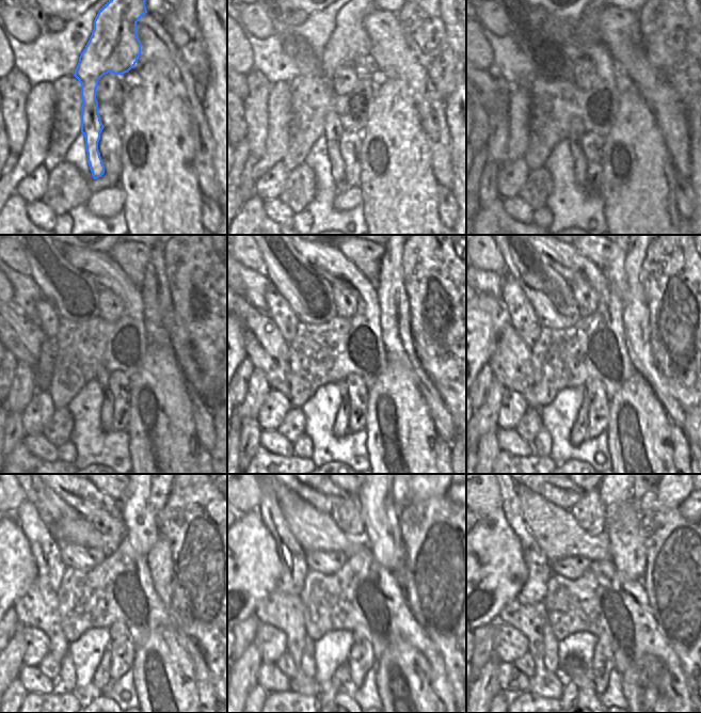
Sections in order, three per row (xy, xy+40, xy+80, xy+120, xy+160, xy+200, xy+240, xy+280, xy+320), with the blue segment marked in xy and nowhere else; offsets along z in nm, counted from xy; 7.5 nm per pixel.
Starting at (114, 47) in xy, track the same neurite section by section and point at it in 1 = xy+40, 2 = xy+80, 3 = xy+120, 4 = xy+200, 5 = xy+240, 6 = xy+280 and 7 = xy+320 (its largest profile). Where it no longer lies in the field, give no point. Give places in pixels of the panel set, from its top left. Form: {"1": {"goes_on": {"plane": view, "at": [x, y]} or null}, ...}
{"1": {"goes_on": {"plane": "xy+40", "at": [349, 42]}}, "2": {"goes_on": {"plane": "xy+80", "at": [587, 33]}}, "3": {"goes_on": {"plane": "xy+120", "at": [102, 378]}}, "4": {"goes_on": {"plane": "xy+200", "at": [578, 433]}}, "5": {"goes_on": {"plane": "xy+240", "at": [101, 678]}}, "6": {"goes_on": {"plane": "xy+280", "at": [340, 681]}}, "7": {"goes_on": {"plane": "xy+320", "at": [570, 691]}}}

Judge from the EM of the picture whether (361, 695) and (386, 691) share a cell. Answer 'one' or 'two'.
two

